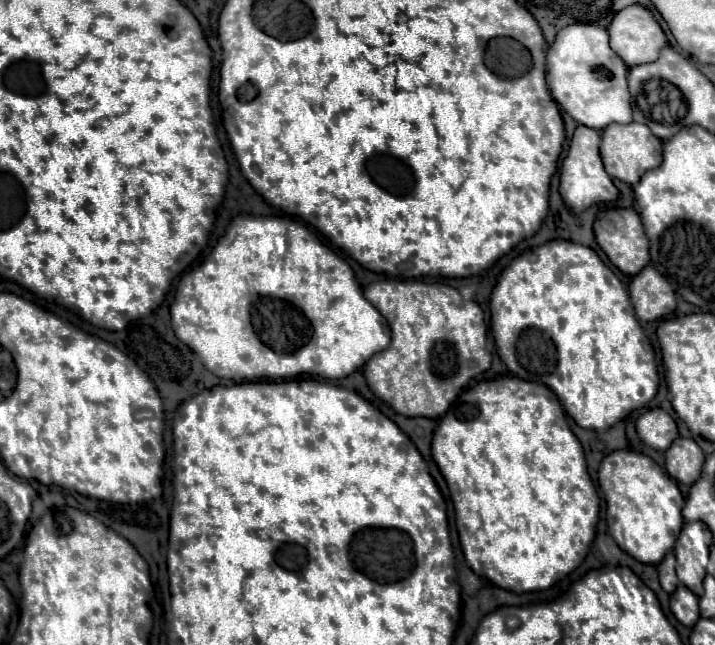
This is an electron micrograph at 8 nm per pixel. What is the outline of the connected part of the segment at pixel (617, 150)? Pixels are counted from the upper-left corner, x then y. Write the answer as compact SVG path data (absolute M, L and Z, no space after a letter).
M635 121L627 125L611 123L601 131L601 159L605 171L611 177L617 177L619 181L625 181L629 185L635 185L645 171L661 165L661 149L663 149L663 141L655 137L647 125Z

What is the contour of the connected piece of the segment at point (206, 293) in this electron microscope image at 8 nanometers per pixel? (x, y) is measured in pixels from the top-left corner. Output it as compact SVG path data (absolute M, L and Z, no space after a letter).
M241 215L235 217L225 235L219 237L217 245L213 247L213 251L207 255L207 259L195 267L193 271L185 273L177 285L177 293L175 293L175 301L171 305L171 327L177 335L179 341L183 341L201 361L203 365L215 373L217 377L225 377L225 379L253 379L253 377L295 377L295 375L319 375L323 379L343 379L347 375L351 375L353 371L361 369L375 353L383 351L389 347L391 343L391 329L387 327L385 317L381 317L381 313L377 313L377 309L373 309L373 305L369 305L369 301L365 301L363 291L359 287L359 283L355 281L355 275L351 271L351 267L337 257L327 245L323 245L309 229L305 223L295 221L291 217L253 217L253 215Z

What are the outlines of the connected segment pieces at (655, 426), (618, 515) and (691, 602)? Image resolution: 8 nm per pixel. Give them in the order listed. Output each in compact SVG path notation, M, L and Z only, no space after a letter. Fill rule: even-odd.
M661 407L645 411L637 419L635 425L637 425L637 435L641 437L641 441L647 447L653 447L657 451L665 451L673 443L673 439L679 435L677 433L677 423Z
M613 451L607 457L603 457L599 465L599 487L607 503L607 527L617 545L635 557L641 563L651 563L657 565L661 557L673 547L677 533L681 531L683 517L681 517L681 507L685 503L677 483L667 475L665 469L661 469L651 457L635 451Z
M679 585L675 593L671 595L671 611L687 627L693 627L695 621L699 619L699 605L697 605L697 595L689 591L685 585Z

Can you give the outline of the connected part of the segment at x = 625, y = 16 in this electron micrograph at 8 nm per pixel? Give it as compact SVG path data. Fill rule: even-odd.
M641 5L621 9L609 25L611 49L625 61L627 67L655 61L667 45L665 33L653 19L651 11Z

